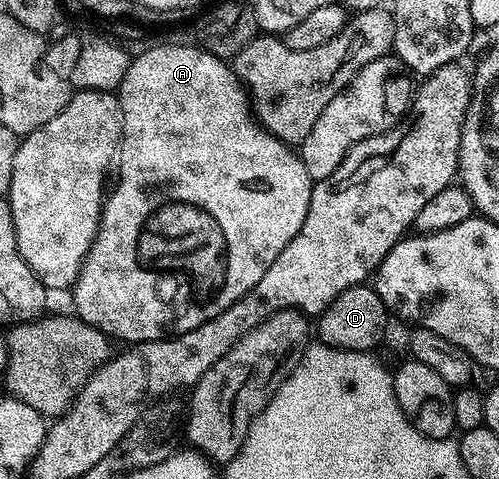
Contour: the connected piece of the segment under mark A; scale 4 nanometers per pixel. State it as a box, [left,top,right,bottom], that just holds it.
[71,44,314,344]

